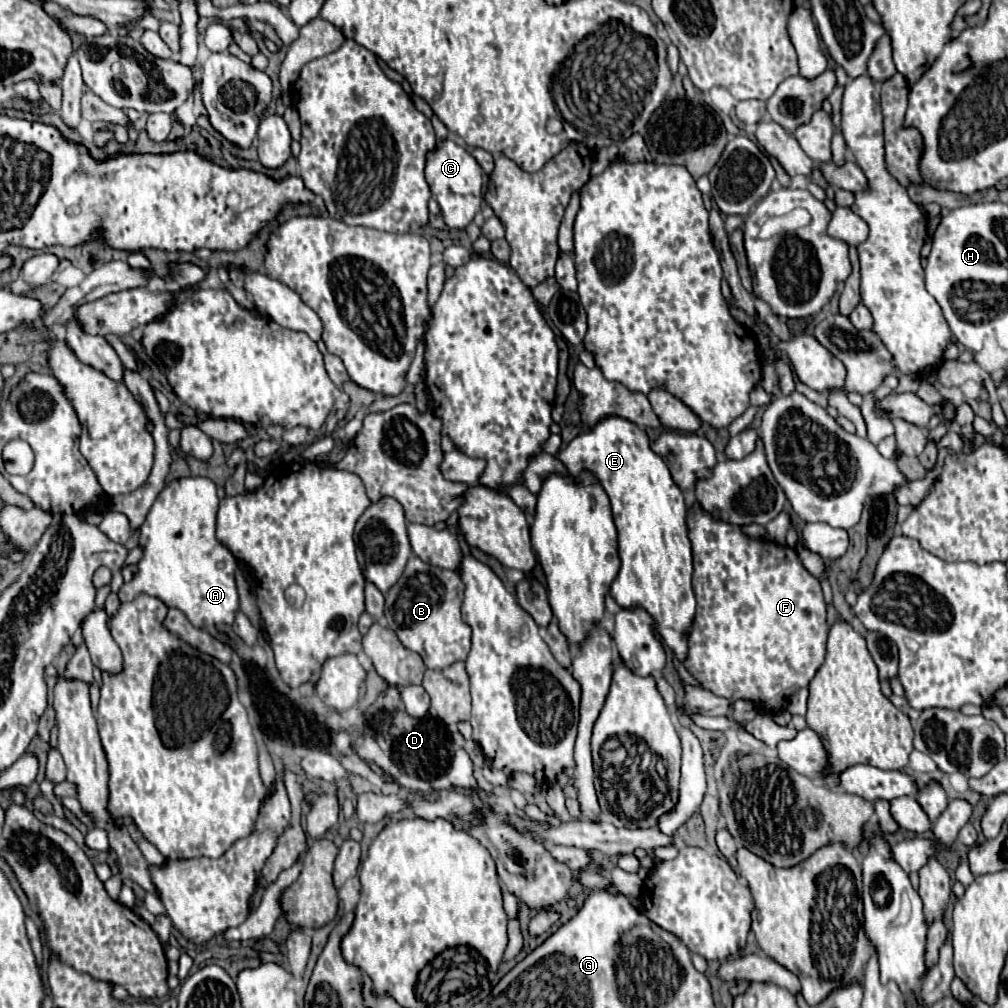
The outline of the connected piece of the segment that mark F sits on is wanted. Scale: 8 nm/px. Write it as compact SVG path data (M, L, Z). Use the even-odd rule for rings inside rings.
M693 505L687 513L687 525L689 525L689 539L693 545L693 565L695 565L695 573L693 573L693 591L697 597L697 615L695 615L695 625L693 625L693 633L689 635L689 657L685 661L685 669L709 691L713 691L719 697L727 697L731 701L735 699L749 699L759 703L761 707L765 707L767 713L779 713L779 701L781 701L781 711L787 707L789 697L801 689L807 687L809 681L815 677L817 669L821 667L821 663L825 661L825 645L827 645L827 633L829 633L829 625L825 619L825 601L823 601L823 593L821 593L821 583L817 577L813 577L805 565L801 563L799 555L795 553L795 549L789 549L787 545L779 545L775 541L757 541L747 537L737 525L727 525L723 521L713 521L709 513L703 513L697 505Z

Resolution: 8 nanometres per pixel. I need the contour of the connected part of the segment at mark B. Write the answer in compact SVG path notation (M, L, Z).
M411 555L403 575L399 577L399 581L387 591L385 595L385 619L387 619L387 627L393 629L399 637L399 641L419 653L427 665L427 669L445 669L451 667L457 661L465 661L469 651L471 651L471 627L461 619L461 601L463 601L463 583L457 571L449 571L449 569L441 569L441 567L433 567L429 563L419 561L419 557Z

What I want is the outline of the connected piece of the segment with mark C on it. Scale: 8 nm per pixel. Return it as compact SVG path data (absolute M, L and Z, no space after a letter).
M445 139L441 147L435 149L435 153L429 155L427 159L427 167L425 167L425 177L427 183L431 187L433 197L437 199L445 225L449 229L465 229L475 213L481 209L481 201L483 201L483 193L481 193L481 167L479 163L471 157L471 153L459 145L455 145L451 139Z

